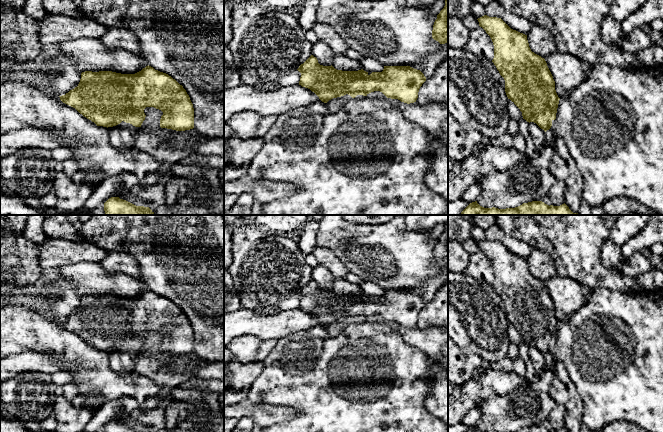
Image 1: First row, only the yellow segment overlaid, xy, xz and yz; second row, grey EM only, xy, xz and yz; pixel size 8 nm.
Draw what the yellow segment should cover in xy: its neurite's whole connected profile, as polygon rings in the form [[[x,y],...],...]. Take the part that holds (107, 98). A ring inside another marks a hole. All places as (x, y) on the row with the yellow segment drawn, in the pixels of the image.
[[[149,65],[135,74],[82,72],[78,86],[59,97],[97,126],[108,128],[124,121],[141,127],[144,109],[154,107],[163,112],[161,128],[194,128],[194,108],[186,90]]]

